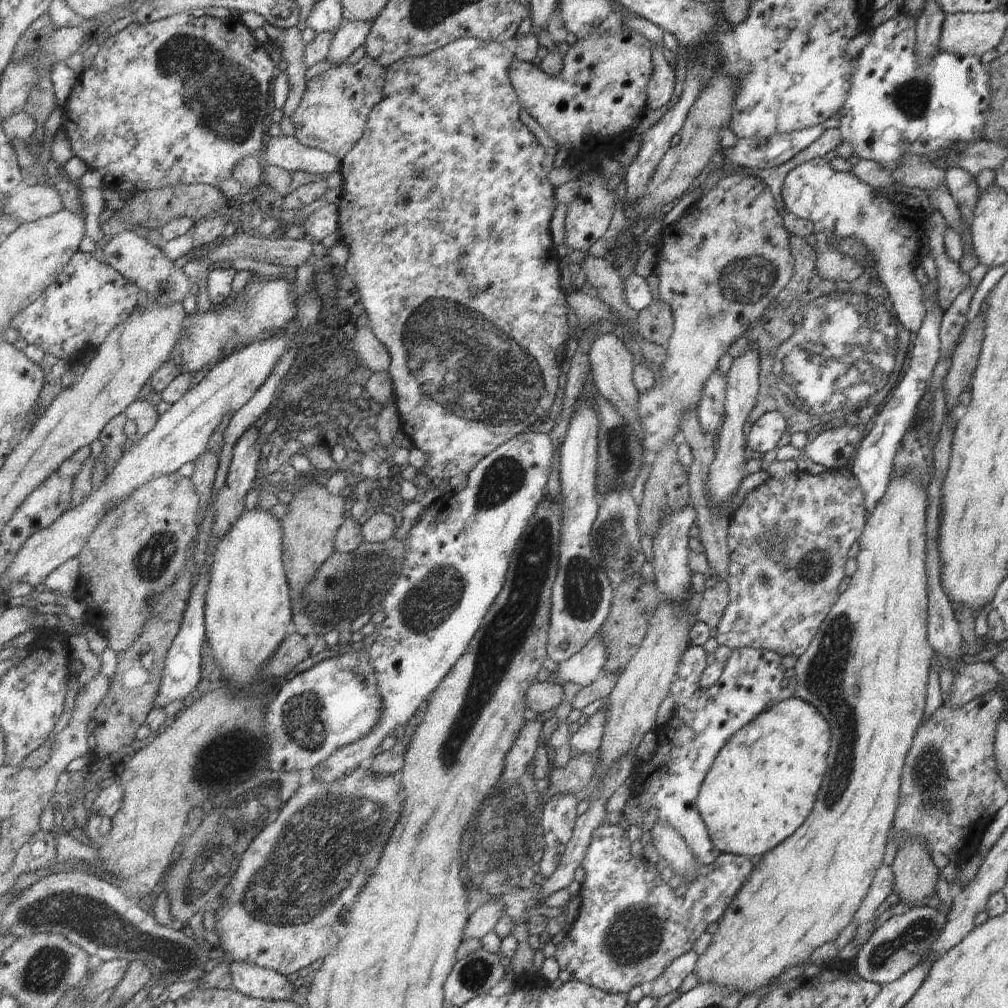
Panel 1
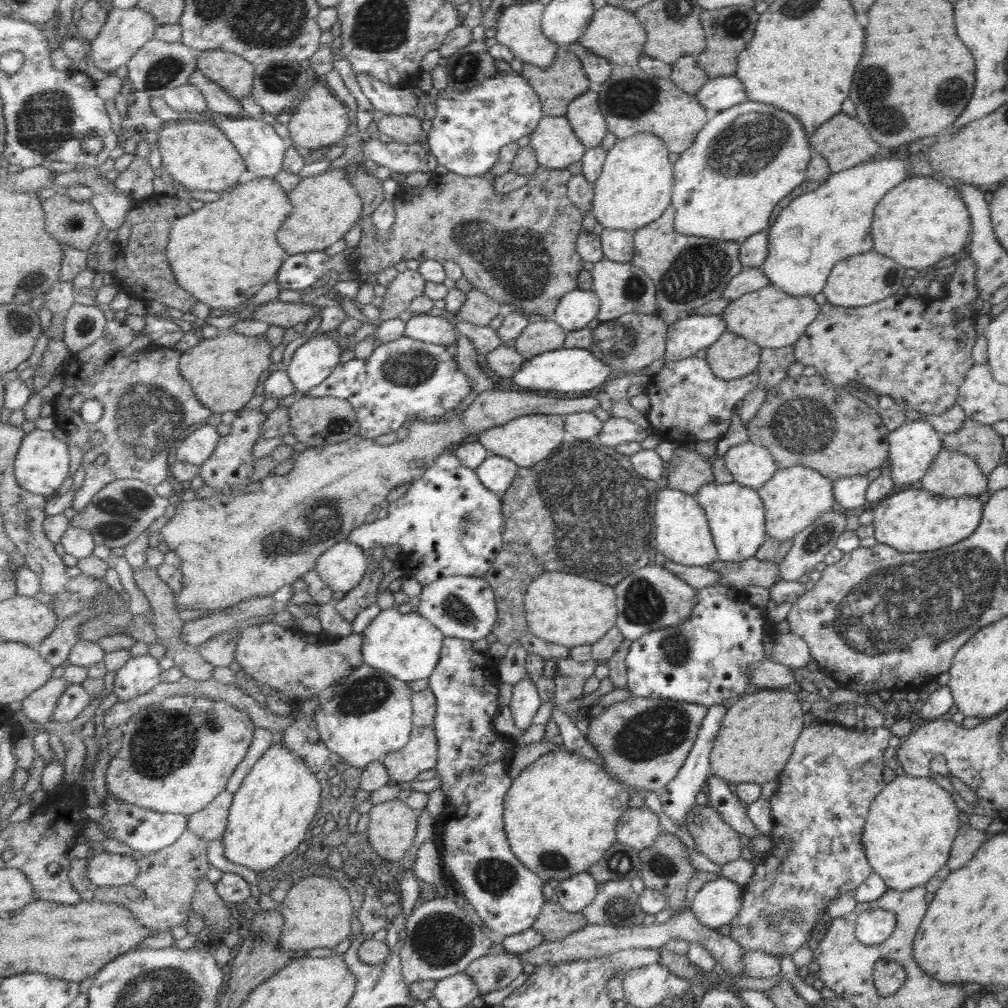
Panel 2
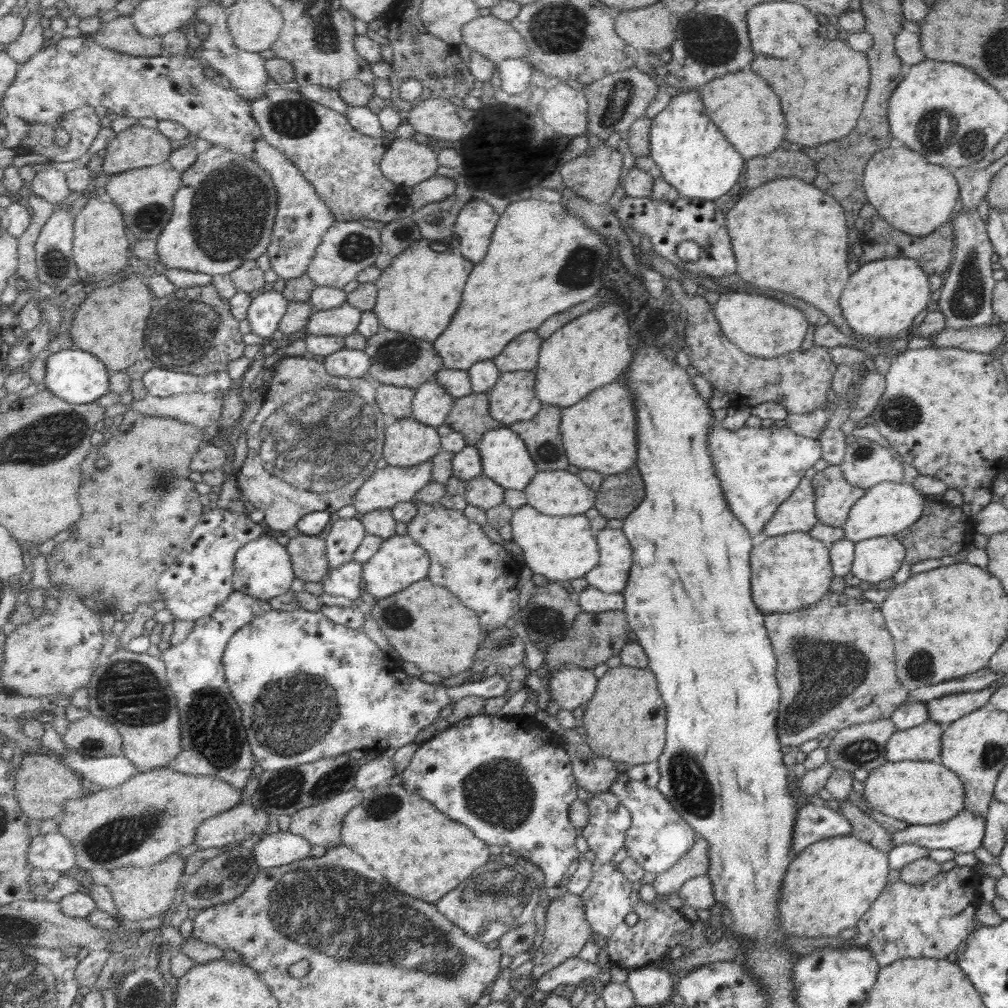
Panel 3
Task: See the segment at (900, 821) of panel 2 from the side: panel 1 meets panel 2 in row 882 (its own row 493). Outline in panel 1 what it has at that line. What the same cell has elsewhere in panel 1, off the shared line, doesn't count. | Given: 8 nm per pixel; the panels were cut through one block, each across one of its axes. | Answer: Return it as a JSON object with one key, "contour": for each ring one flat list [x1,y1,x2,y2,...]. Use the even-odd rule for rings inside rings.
{"contour":[[910,473,898,475,893,479,890,478,882,499,866,518,861,537,858,540,859,549,857,556,855,556,855,572,850,577,846,589,841,594,838,594,836,601,830,606,827,616,824,618,825,622,819,625,805,652,796,658,793,666,794,675,796,676,793,696,816,708,823,720,827,720,829,730,831,730,826,754,826,769,811,812,805,817,803,824,800,824,799,828,796,828,795,832,791,833,791,836,788,836,771,850,761,855,759,862,753,865,755,866,753,882,747,880,747,884,741,888,741,892,737,892,734,898,731,899,729,908,722,912,722,916,718,920,717,929,712,934,705,952,696,958,692,971,697,976,697,984,711,983,716,987,725,987,731,991,736,991,742,997,745,997,747,994,769,985,770,981,777,979,789,967,800,967,802,975,813,980,816,974,819,973,819,968,815,964,807,962,814,948,825,944,825,942,833,942,839,936,839,932,851,922,855,911,867,894,874,874,883,862,887,836,890,832,895,808,897,808,899,781,905,752,907,752,913,733,920,723,921,716,923,716,928,665,930,659,935,655,934,650,927,642,925,634,925,622,927,622,927,614,925,614,927,598,925,598,925,592,927,590,925,590,925,568,923,568,923,560,925,560,923,514,925,514,925,499,927,495,924,490,916,481,916,477]]}

